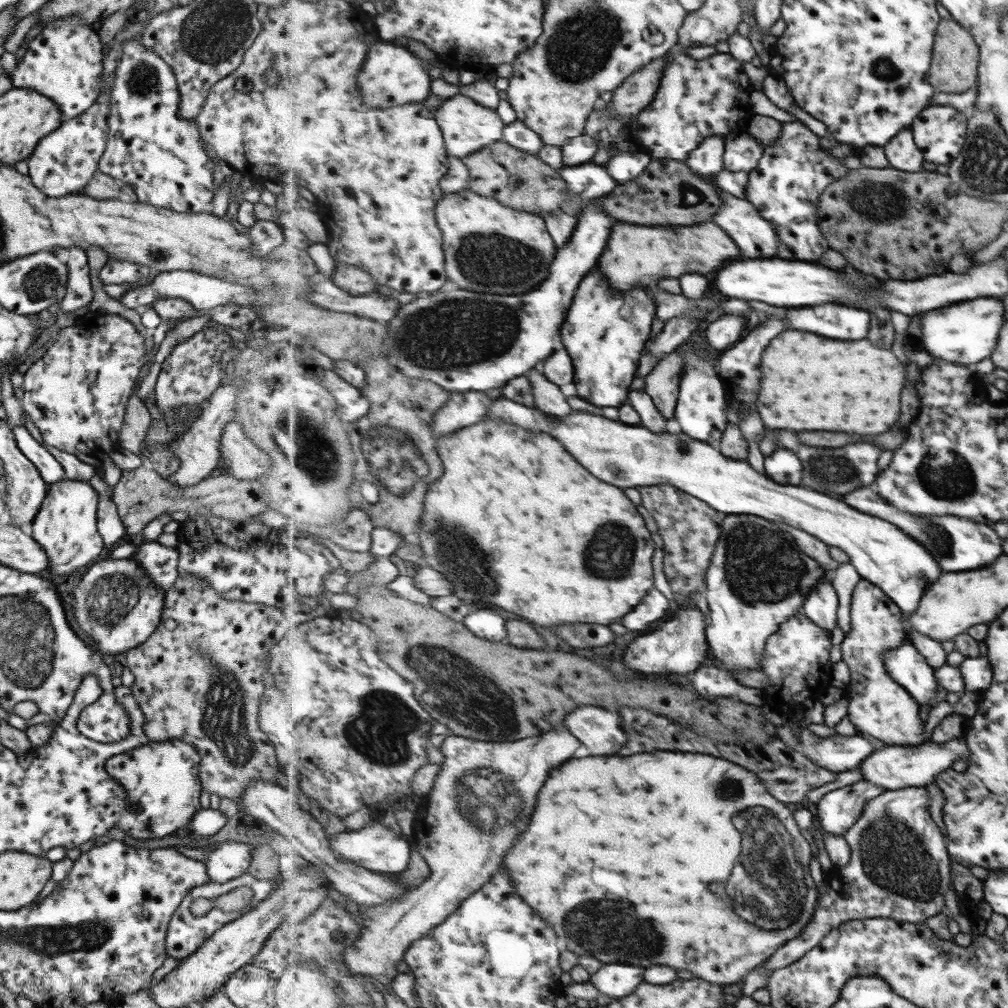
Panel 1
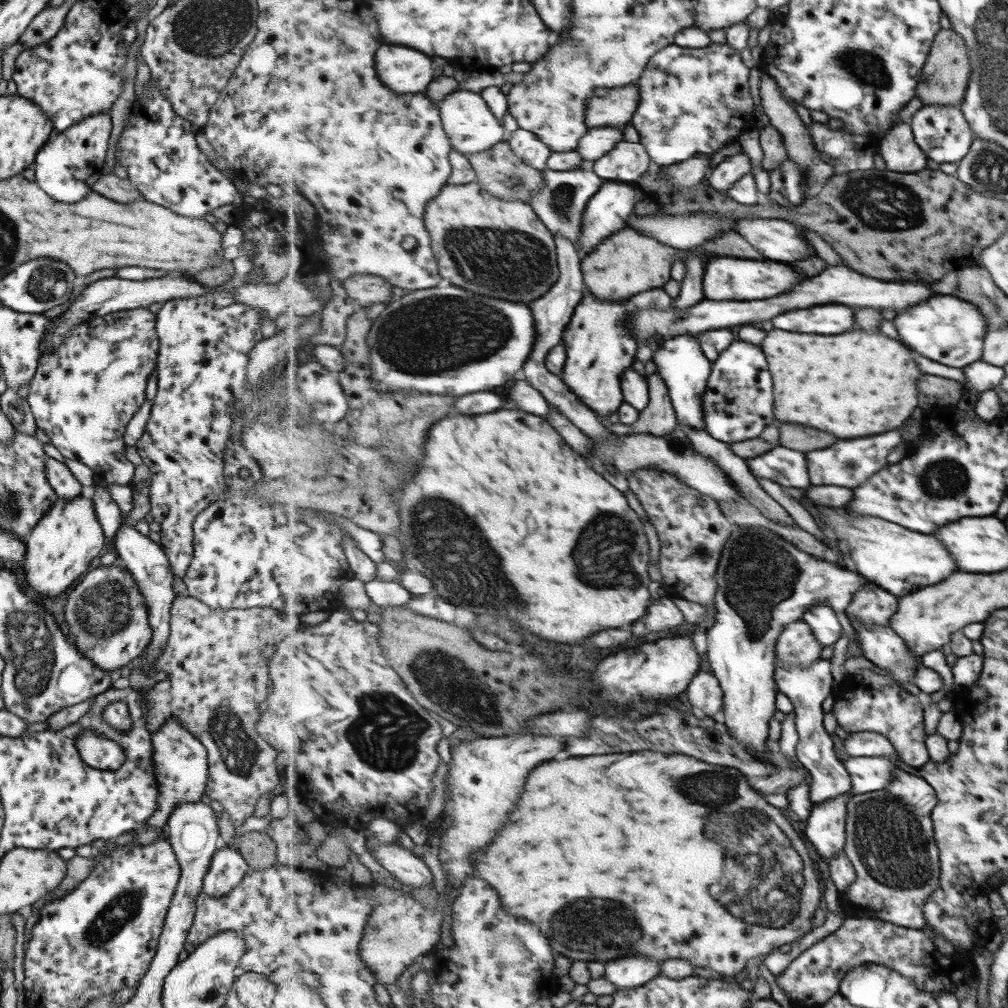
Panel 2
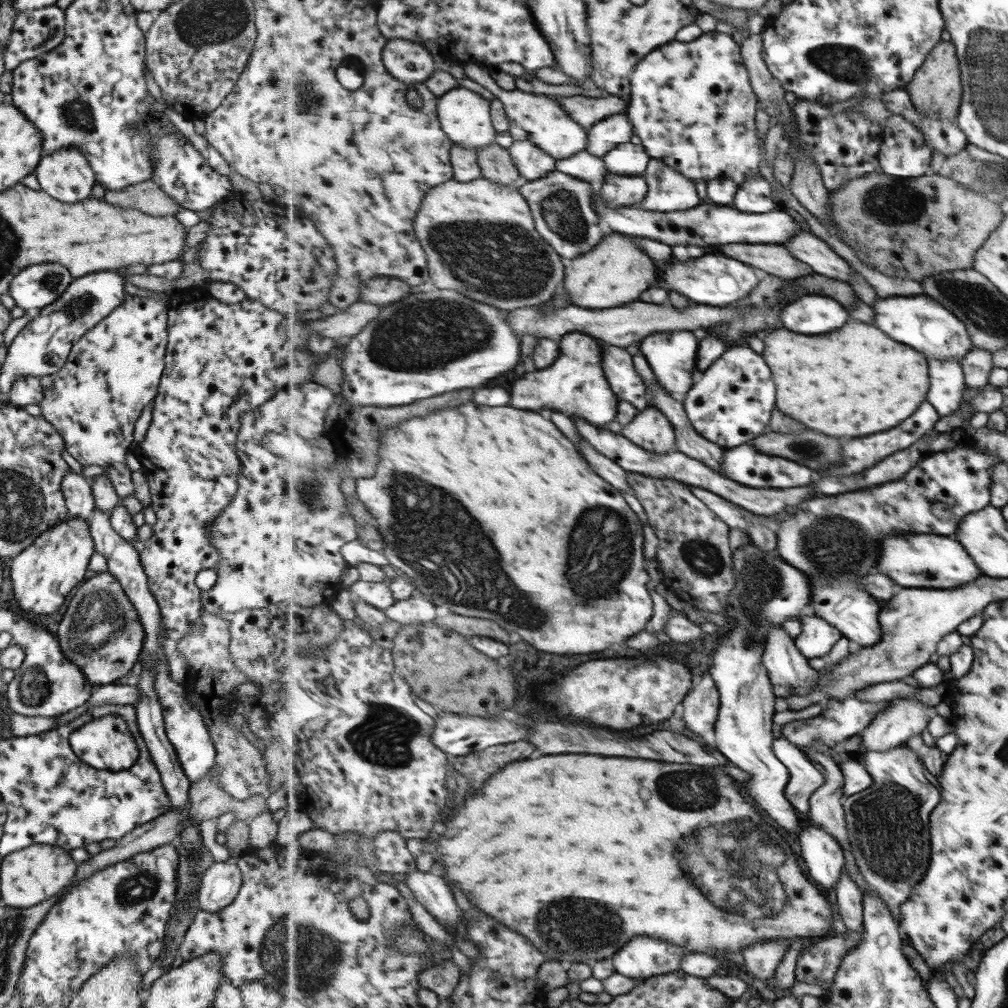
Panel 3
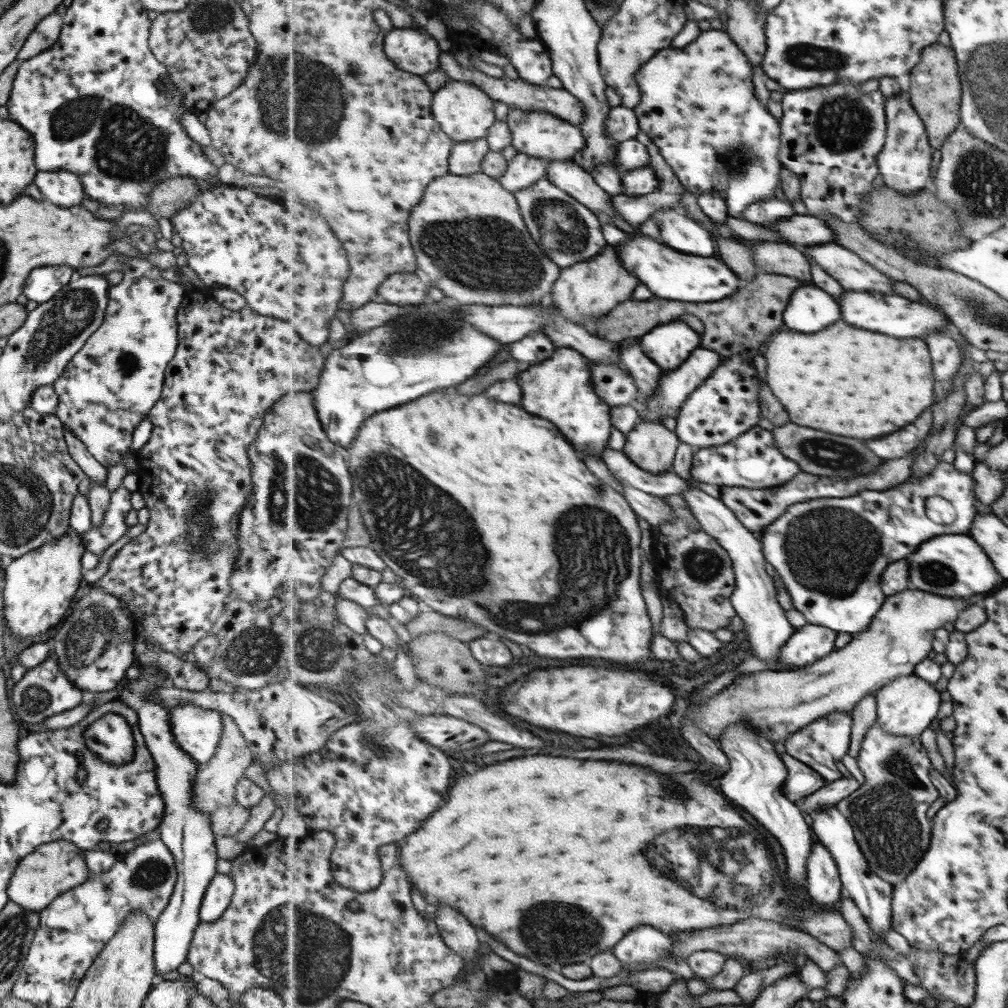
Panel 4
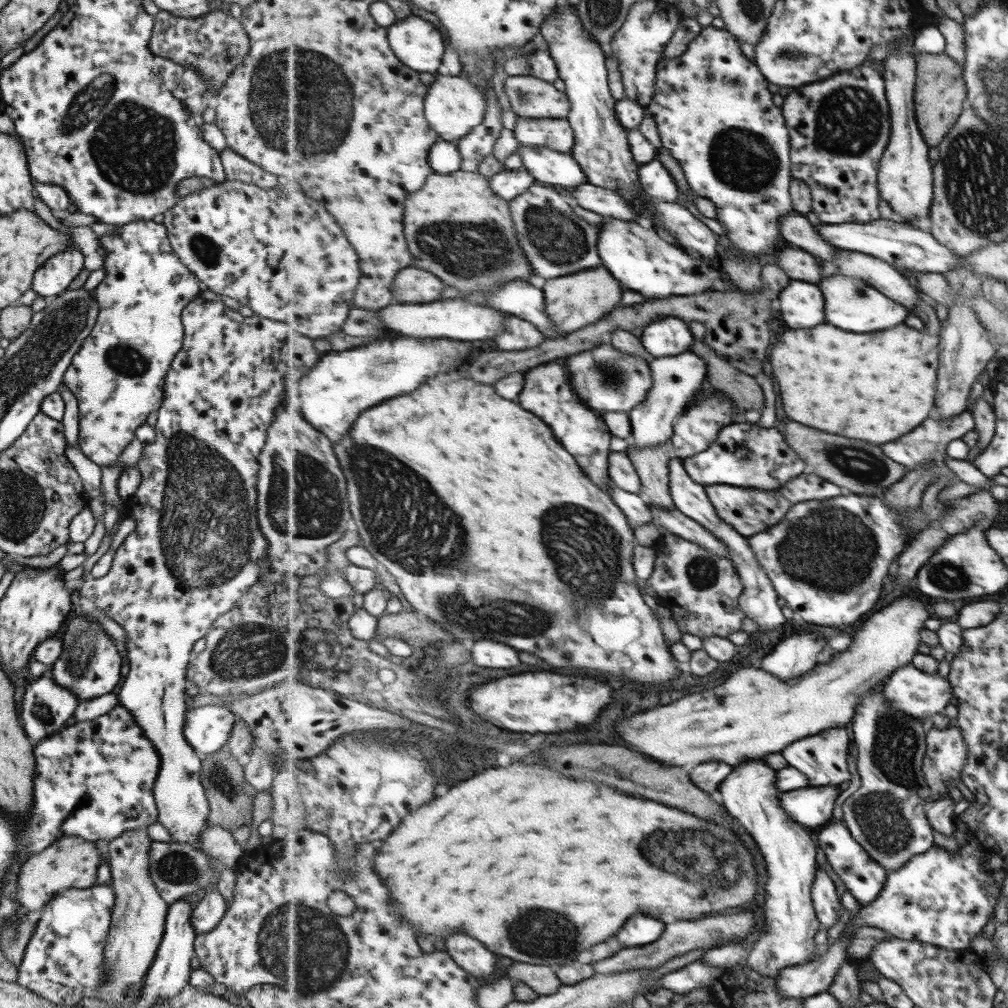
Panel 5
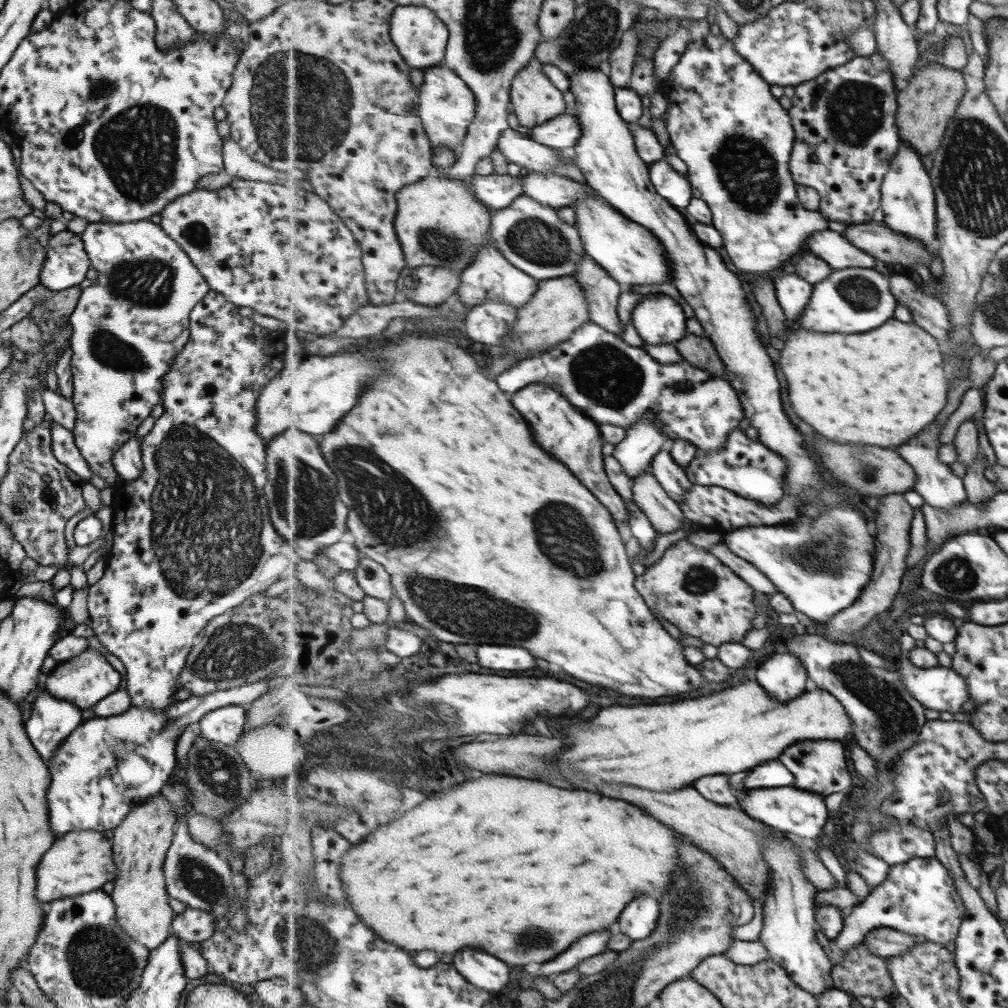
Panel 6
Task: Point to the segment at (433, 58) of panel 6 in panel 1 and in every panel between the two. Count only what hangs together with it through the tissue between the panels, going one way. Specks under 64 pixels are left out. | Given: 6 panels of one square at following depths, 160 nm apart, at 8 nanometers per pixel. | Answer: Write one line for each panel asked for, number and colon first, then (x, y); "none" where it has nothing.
1: (392, 76)
2: (405, 70)
3: (411, 62)
4: (414, 51)
5: (418, 43)

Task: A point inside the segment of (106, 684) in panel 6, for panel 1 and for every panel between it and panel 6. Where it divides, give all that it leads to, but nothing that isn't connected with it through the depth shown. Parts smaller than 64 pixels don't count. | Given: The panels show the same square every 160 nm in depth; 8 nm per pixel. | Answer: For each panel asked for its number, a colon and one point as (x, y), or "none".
1: (115, 604)
2: (106, 615)
3: (103, 638)
4: (93, 647)
5: (88, 666)

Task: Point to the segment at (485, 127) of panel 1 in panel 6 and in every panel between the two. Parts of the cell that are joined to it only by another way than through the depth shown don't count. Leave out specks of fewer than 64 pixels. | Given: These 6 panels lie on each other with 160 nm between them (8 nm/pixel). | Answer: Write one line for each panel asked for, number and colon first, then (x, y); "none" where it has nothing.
2: (472, 127)
3: (466, 117)
4: (465, 112)
5: (455, 106)
6: (447, 106)

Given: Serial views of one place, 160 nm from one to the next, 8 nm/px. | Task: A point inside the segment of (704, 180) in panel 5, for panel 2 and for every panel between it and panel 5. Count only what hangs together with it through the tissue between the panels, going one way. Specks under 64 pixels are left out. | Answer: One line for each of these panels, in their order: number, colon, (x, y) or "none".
2: (692, 103)
3: (693, 107)
4: (698, 107)

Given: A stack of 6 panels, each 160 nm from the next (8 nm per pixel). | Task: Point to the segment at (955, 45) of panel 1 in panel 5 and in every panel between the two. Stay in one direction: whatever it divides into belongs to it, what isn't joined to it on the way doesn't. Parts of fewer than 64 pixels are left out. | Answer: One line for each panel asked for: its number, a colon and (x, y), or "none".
2: (945, 77)
3: (936, 91)
4: (936, 90)
5: (941, 89)

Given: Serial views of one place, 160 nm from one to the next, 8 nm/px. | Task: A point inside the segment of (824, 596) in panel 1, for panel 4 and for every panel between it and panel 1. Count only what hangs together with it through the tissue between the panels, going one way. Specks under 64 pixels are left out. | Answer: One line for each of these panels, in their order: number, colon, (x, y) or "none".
2: (824, 622)
3: (819, 637)
4: (811, 642)

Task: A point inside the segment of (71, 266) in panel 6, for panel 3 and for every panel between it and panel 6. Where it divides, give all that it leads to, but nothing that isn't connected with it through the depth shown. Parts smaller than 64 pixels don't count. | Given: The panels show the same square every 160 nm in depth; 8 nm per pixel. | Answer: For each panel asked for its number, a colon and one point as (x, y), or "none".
3: (36, 286)
4: (41, 283)
5: (53, 276)

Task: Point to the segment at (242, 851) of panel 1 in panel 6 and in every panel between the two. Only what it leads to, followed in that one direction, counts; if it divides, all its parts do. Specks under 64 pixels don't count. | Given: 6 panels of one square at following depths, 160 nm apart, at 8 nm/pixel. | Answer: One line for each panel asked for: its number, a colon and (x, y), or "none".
2: (225, 867)
3: (218, 885)
4: (218, 892)
5: (206, 913)
6: (193, 925)

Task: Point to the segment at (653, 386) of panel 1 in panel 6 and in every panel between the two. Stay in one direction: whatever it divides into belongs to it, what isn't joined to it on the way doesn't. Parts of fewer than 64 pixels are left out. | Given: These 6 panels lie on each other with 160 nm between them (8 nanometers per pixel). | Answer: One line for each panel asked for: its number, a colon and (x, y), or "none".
2: (660, 418)
3: (651, 430)
4: (651, 444)
5: (652, 463)
6: (666, 514)

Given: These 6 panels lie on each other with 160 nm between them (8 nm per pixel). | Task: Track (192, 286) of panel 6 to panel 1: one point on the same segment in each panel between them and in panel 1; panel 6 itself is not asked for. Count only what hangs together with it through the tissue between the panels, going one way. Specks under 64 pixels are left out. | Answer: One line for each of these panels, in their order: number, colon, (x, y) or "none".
1: (75, 394)
2: (81, 396)
3: (112, 371)
4: (111, 382)
5: (116, 376)

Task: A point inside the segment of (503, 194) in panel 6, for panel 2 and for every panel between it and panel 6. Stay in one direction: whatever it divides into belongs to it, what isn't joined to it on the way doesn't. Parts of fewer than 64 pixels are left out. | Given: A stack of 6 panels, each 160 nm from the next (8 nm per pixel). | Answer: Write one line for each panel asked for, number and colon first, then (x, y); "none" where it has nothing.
2: (531, 149)
3: (533, 163)
4: (525, 171)
5: (508, 184)

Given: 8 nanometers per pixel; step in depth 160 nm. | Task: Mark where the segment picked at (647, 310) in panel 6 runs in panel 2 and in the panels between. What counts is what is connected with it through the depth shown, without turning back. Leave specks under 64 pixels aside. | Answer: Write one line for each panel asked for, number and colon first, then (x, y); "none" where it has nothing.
2: (682, 363)
3: (673, 356)
4: (670, 345)
5: (671, 337)

